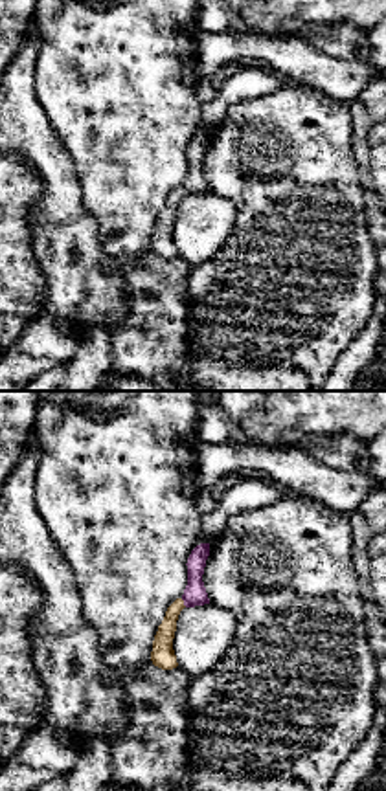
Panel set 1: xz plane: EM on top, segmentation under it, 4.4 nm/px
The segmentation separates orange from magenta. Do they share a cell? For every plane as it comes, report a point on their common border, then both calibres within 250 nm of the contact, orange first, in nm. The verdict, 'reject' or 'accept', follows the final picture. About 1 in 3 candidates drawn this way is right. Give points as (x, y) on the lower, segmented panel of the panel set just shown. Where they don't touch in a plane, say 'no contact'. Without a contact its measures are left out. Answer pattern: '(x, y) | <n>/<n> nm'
(182, 602) | 110/100 nm

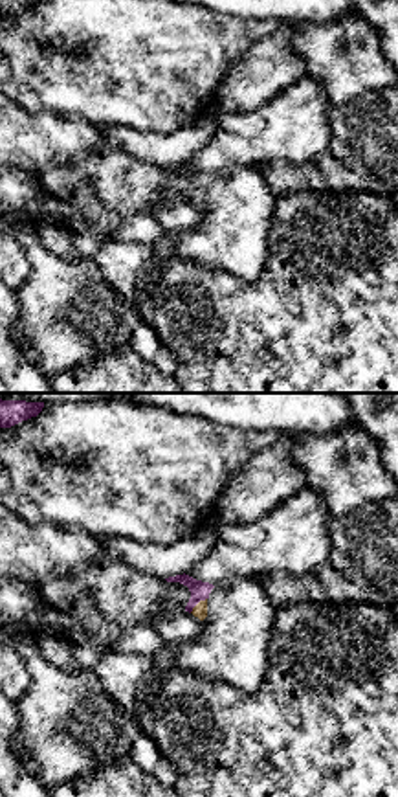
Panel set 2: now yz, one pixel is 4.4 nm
(197, 605) | 60/80 nm

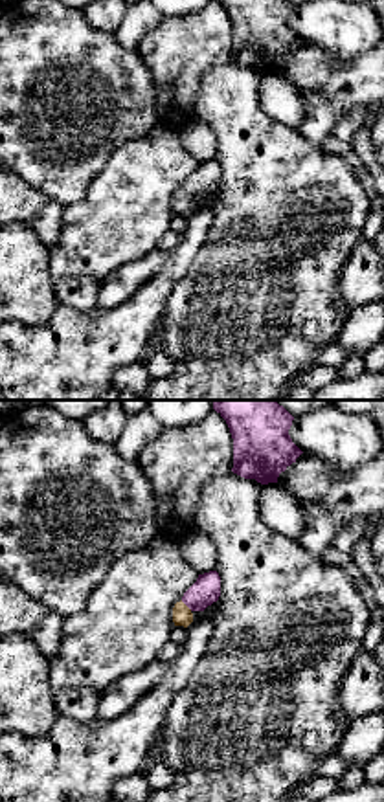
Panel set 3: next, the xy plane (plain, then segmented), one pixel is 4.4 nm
(184, 604) | 90/120 nm

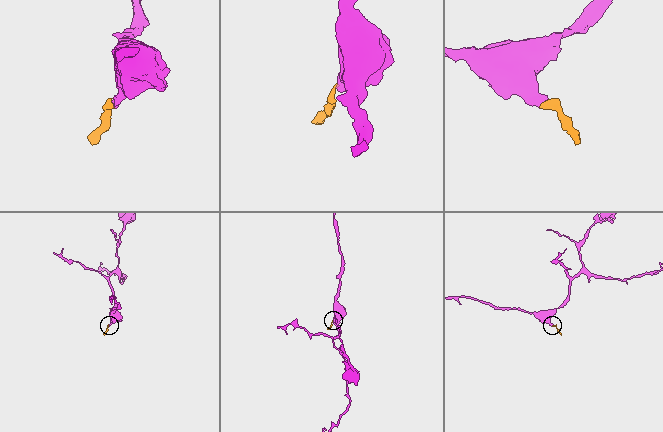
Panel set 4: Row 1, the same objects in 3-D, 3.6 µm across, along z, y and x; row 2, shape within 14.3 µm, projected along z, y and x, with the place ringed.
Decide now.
accept

